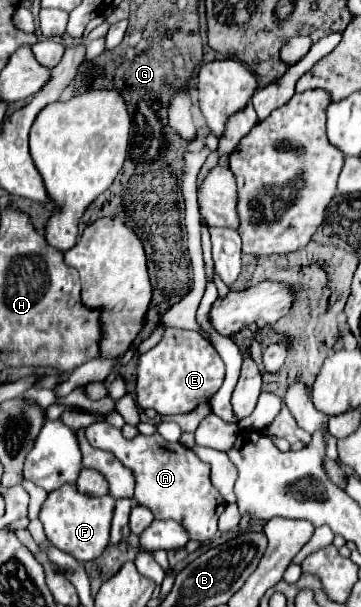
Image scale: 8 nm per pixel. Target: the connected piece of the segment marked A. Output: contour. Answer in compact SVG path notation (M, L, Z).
M109 422L93 424L85 430L87 442L93 448L101 448L111 452L125 468L129 468L135 476L135 500L141 506L147 506L157 520L177 520L185 524L191 540L211 540L217 532L217 520L225 510L223 496L213 488L209 480L209 464L199 460L197 454L183 444L167 442L159 434L135 438L123 438L121 430L113 428Z

